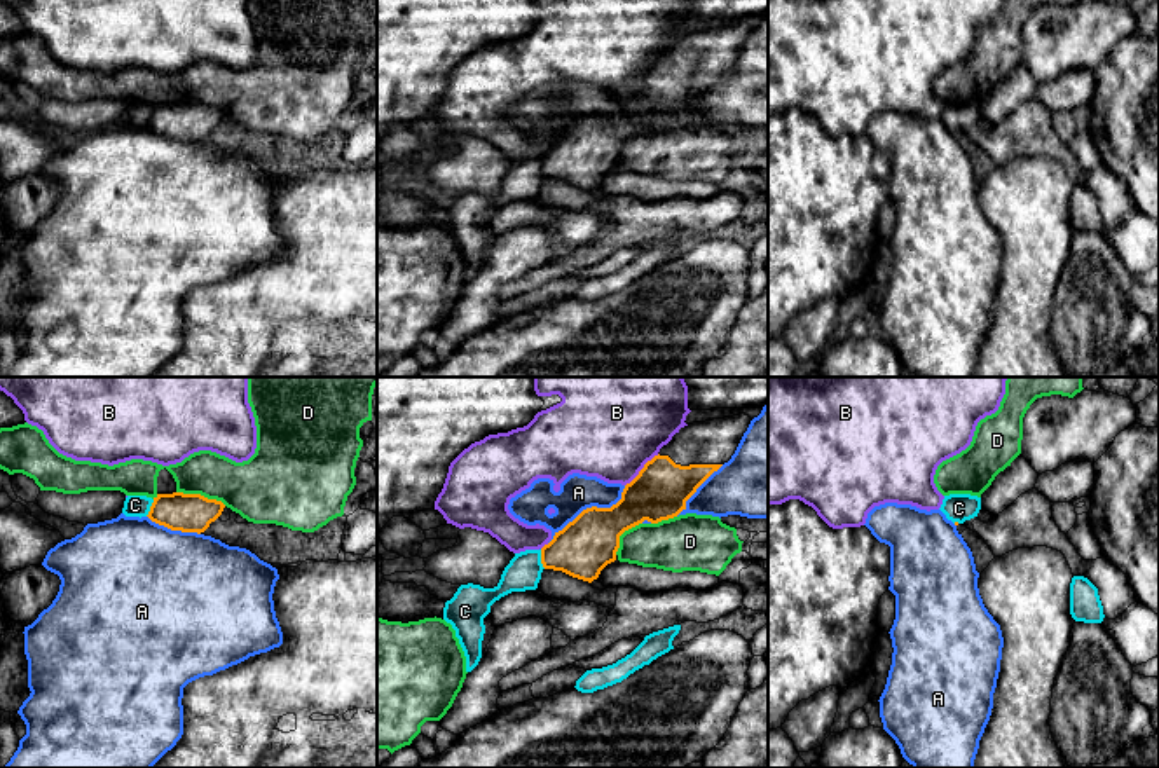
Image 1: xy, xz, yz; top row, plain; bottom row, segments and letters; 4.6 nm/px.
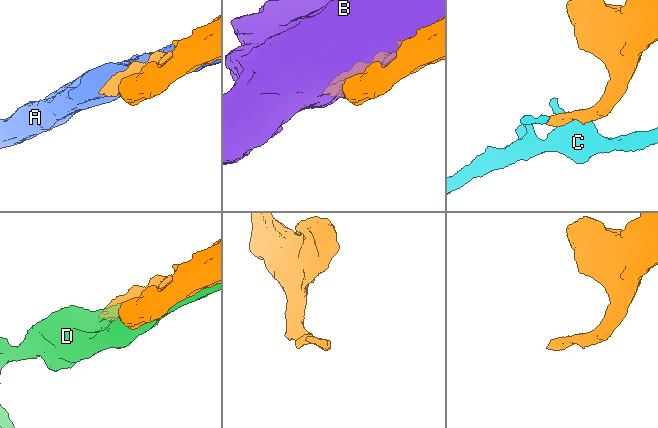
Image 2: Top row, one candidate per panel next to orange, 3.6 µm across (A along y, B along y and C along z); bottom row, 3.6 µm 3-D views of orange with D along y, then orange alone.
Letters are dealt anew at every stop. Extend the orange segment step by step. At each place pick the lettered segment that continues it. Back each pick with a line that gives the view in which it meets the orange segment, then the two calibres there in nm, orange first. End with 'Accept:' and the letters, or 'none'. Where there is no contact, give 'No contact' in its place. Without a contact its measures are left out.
Accept: none

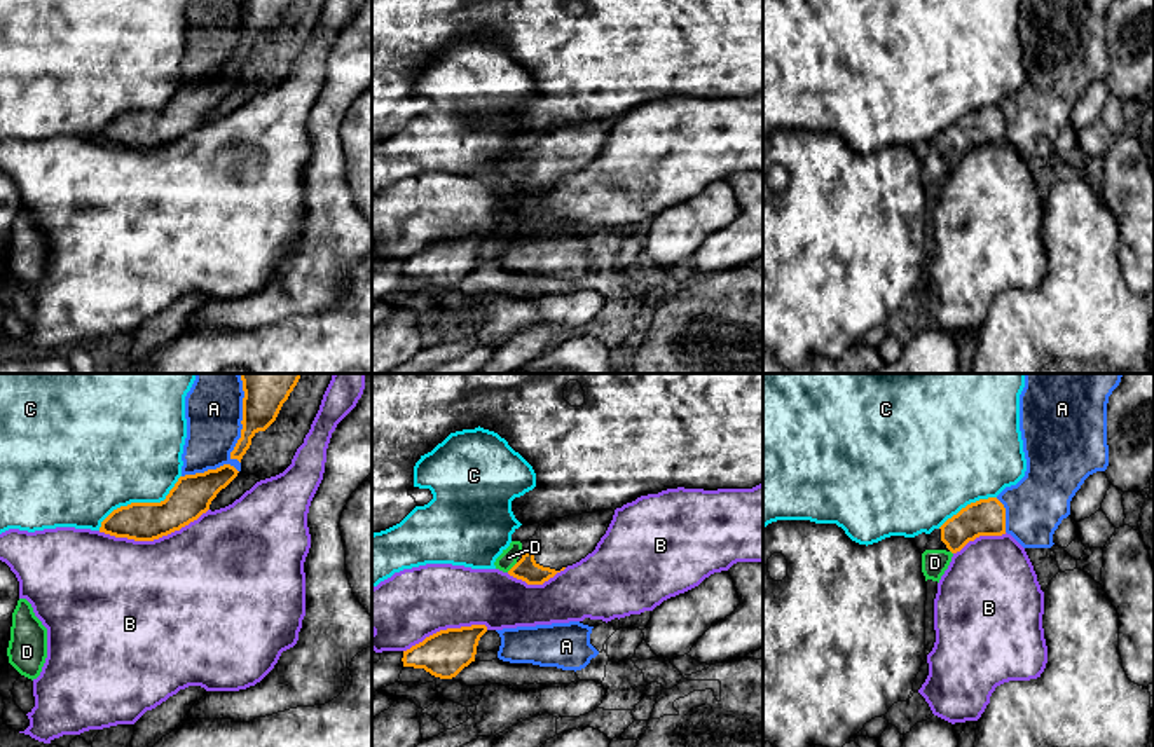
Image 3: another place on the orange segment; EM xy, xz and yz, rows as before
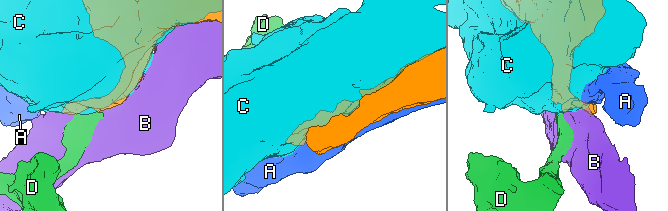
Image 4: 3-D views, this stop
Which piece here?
D: Touches orange in xz. Thickness 110 nm (orange) against 80 nm
Accept: D

